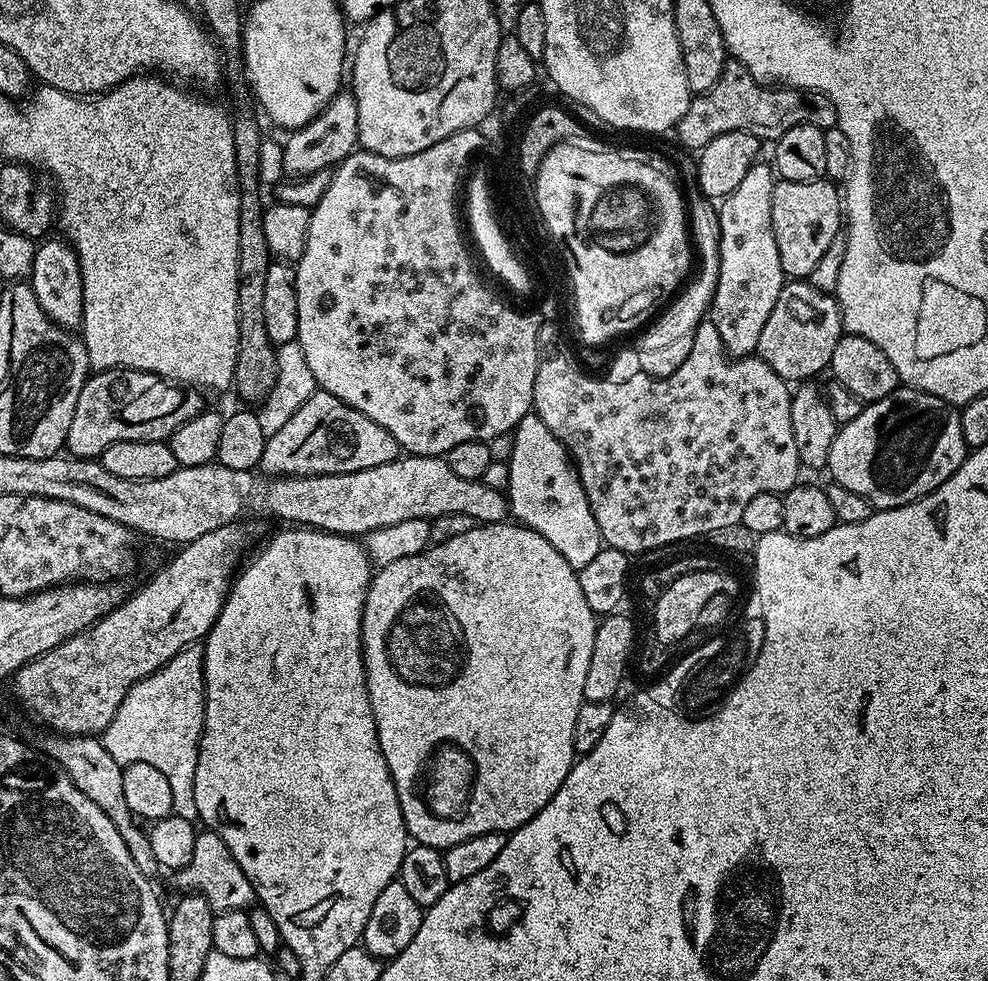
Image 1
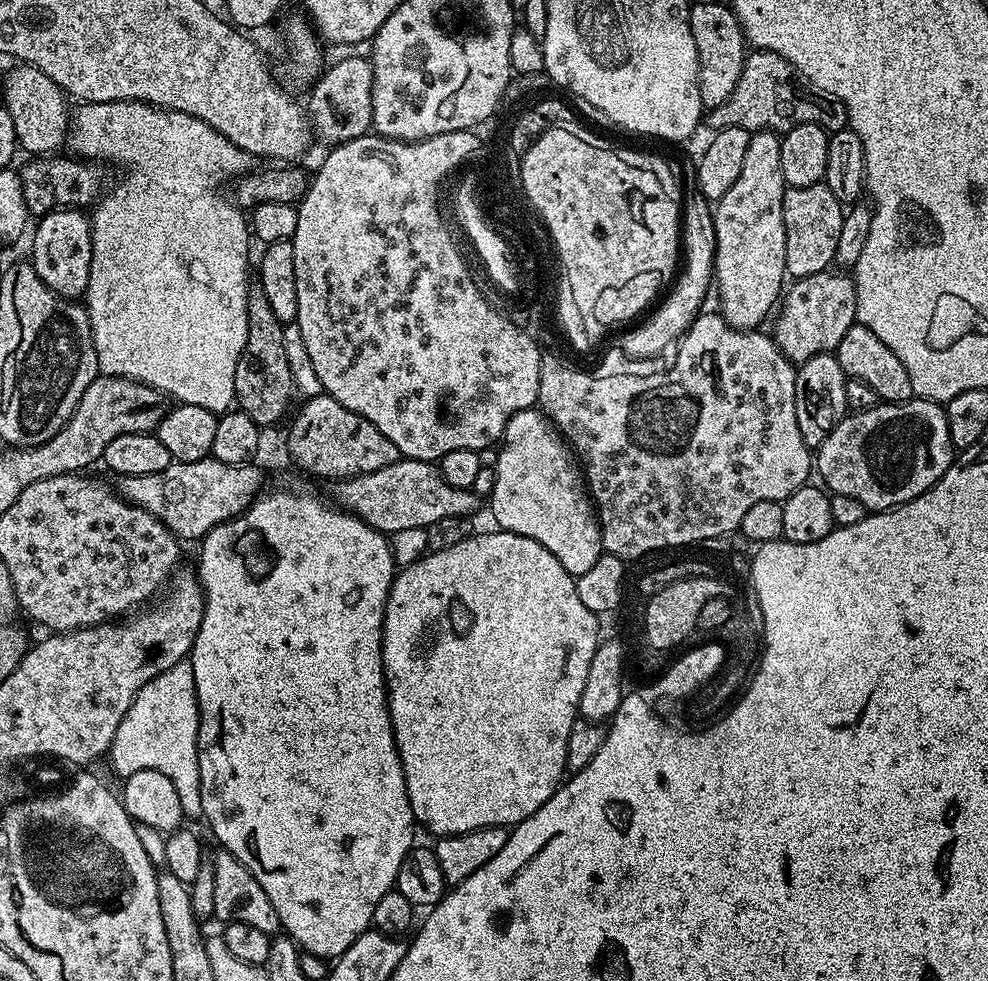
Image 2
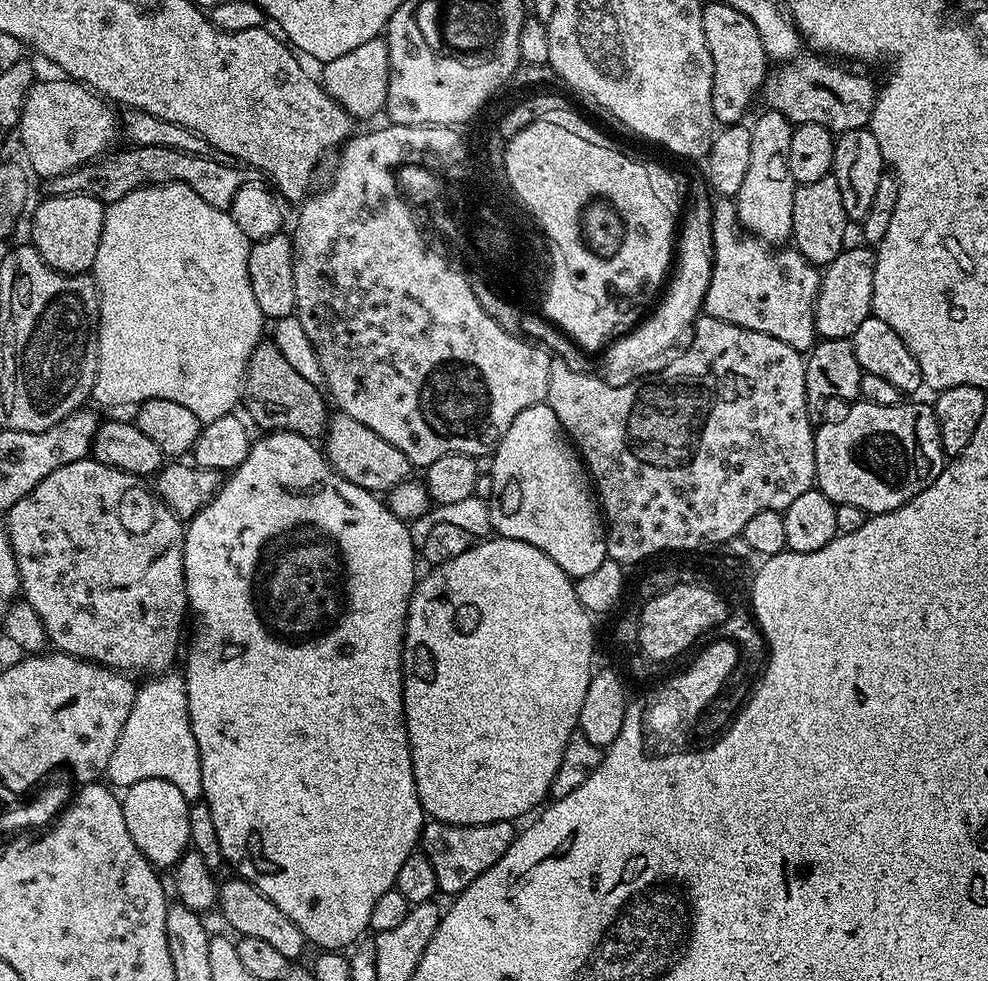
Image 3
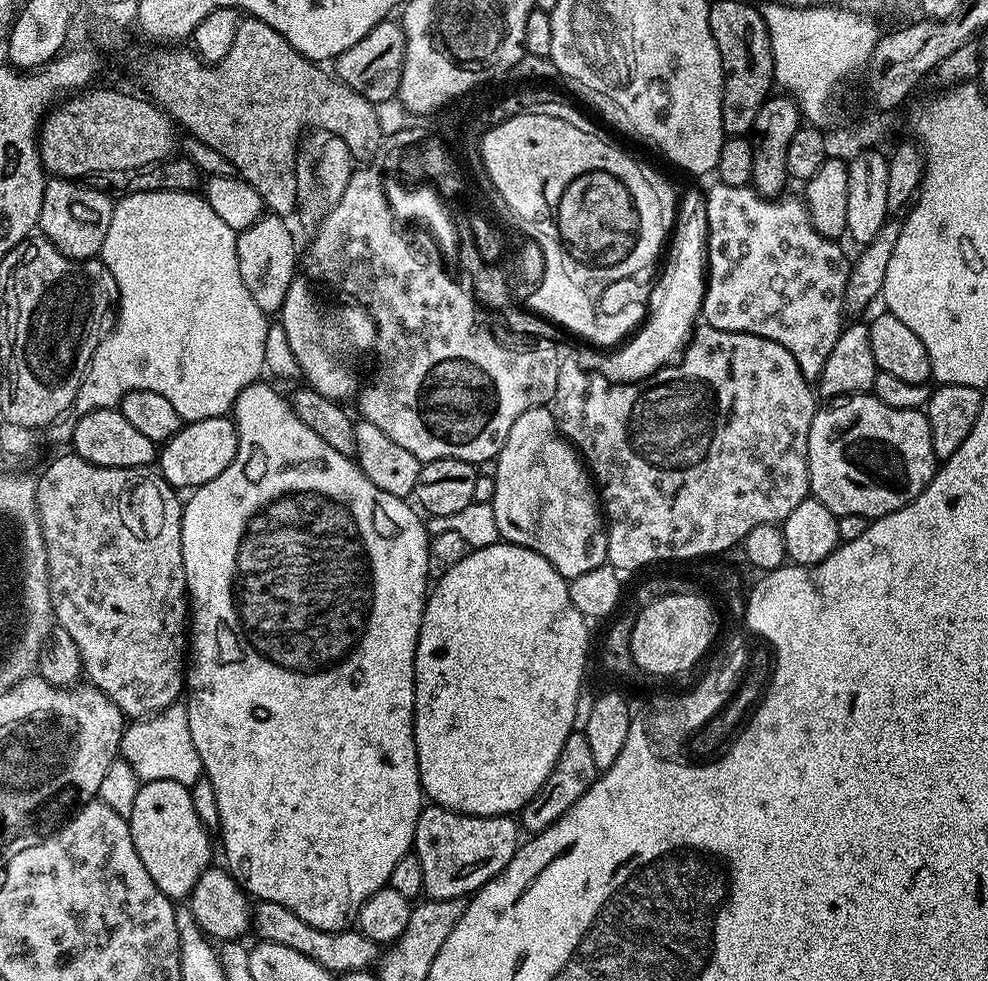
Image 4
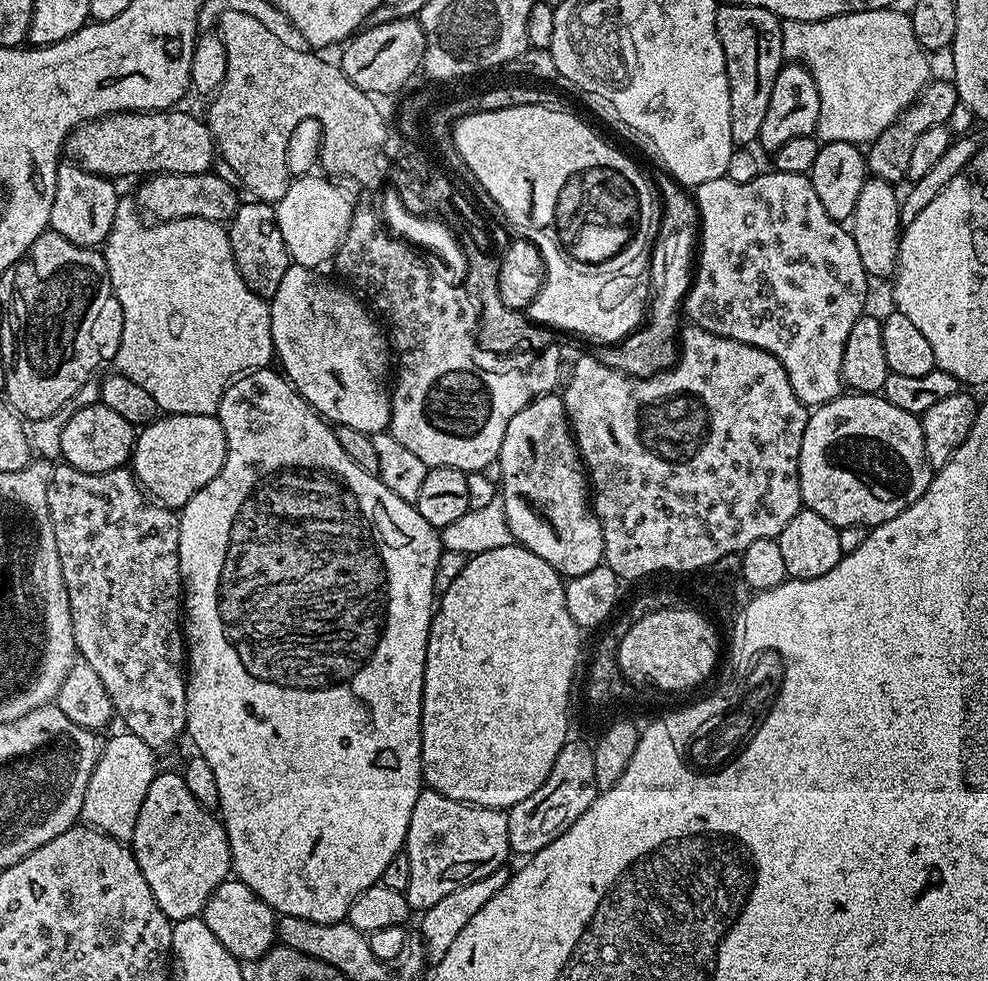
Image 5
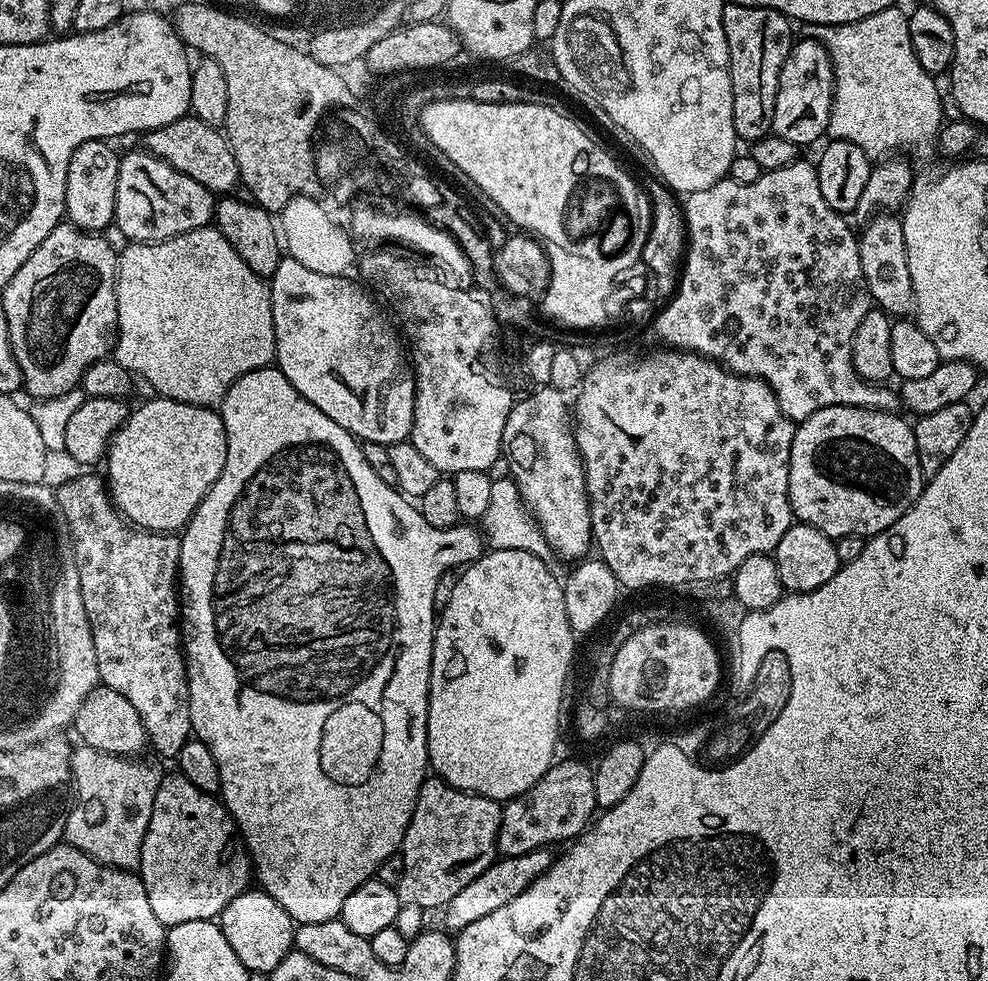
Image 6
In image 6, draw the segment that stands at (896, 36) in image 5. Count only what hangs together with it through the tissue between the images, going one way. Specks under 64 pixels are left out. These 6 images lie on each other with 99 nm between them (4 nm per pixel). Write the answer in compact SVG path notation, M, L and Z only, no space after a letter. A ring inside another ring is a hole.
M893 6L886 10L878 11L876 14L872 14L867 18L859 19L858 22L813 25L811 27L811 37L818 40L830 54L832 69L835 74L835 94L832 100L832 110L827 135L833 140L854 142L854 144L861 147L863 152L872 160L887 157L893 152L900 151L898 149L908 150L916 155L918 159L926 160L932 154L934 156L937 151L936 140L944 122L944 98L940 86L935 82L937 79L930 72L924 70L921 62L918 60L918 56L914 52L913 43L910 40L907 13L898 8L898 6ZM928 116L936 116L936 122L938 124L928 124Z

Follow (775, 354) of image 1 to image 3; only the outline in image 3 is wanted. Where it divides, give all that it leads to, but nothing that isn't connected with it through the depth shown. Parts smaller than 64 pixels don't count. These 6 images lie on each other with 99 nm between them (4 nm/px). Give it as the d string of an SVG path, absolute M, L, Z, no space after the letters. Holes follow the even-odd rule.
M849 247L840 252L838 258L834 258L834 262L823 269L820 289L816 295L816 307L812 309L817 337L825 340L847 340L872 315L876 253L871 247L859 247Z

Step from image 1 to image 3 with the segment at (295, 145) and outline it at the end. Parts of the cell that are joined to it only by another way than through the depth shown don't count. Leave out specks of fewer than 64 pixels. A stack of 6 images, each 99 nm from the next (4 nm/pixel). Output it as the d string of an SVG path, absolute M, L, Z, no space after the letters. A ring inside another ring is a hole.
M377 38L370 42L362 42L350 54L342 54L342 58L334 58L323 65L318 72L318 79L323 84L326 94L334 98L342 110L346 110L353 121L368 120L385 111L386 86L390 72L387 39Z

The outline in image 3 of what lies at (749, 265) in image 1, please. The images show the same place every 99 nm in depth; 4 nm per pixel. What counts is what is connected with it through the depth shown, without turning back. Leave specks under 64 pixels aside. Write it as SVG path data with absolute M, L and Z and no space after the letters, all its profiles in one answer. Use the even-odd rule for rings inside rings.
M764 110L750 124L750 167L738 194L734 197L736 222L747 235L769 246L780 246L791 237L794 222L794 194L798 187L790 174L790 138L792 123L780 112Z

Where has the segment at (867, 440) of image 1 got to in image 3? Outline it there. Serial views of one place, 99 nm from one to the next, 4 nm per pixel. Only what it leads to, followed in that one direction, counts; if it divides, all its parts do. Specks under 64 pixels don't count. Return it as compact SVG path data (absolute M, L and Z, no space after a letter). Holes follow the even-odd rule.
M866 399L853 403L852 408L845 414L841 420L836 420L833 424L824 424L815 429L816 434L816 482L815 487L819 488L822 494L826 494L826 498L830 498L832 503L845 504L846 506L858 506L862 511L869 514L879 514L889 512L898 506L902 506L906 502L910 502L910 498L914 498L918 494L922 494L922 490L926 490L926 486L930 486L930 482L934 482L934 478L938 478L938 474L942 474L946 463L946 457L942 450L942 442L940 441L940 431L938 430L938 422L936 421L936 409L931 403L928 404L907 404L901 402L894 406L878 406L871 404Z

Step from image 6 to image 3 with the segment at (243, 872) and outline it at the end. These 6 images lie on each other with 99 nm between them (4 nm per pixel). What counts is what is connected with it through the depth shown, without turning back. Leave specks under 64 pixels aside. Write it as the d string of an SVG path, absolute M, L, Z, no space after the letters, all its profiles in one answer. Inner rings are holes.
M146 778L142 782L134 782L123 793L120 805L122 818L126 818L126 830L130 830L130 838L134 838L134 846L157 870L171 869L190 844L190 818L188 810L190 802L170 782L162 778Z

